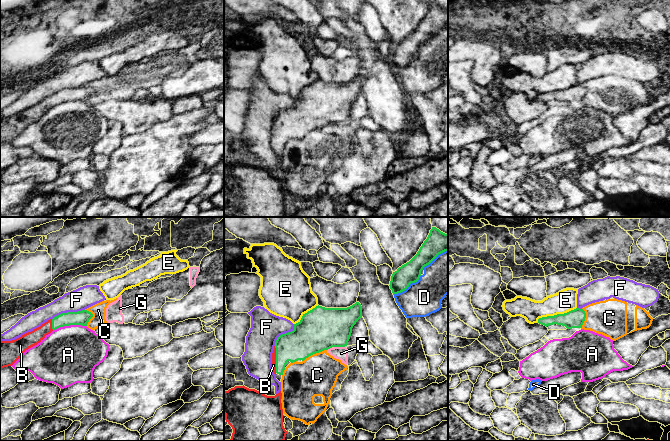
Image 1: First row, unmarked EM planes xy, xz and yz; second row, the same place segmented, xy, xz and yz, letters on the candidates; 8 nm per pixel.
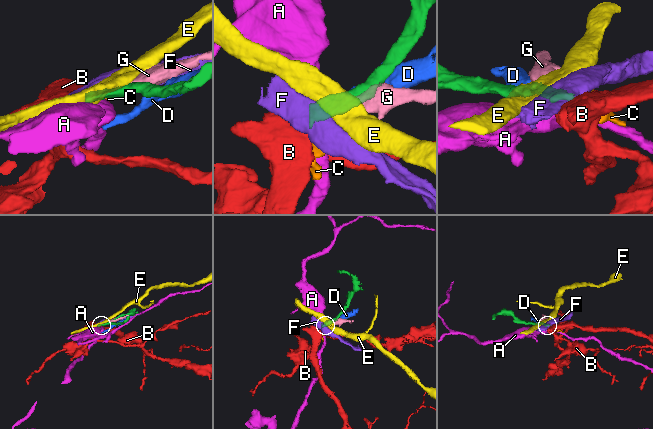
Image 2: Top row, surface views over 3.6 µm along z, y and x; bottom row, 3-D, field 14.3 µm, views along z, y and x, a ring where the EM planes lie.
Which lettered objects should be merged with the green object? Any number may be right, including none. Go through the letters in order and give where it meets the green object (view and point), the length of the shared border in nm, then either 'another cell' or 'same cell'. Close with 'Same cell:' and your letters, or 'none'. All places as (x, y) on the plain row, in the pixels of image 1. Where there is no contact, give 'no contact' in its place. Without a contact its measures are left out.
A: contact xy (69, 101); length 280 nm; another cell
B: contact xz (276, 135); length 220 nm; same cell
C: contact xz (314, 129); length 220 nm; another cell
D: contact xz (407, 63); length 280 nm; another cell
E: contact yz (557, 90); length 340 nm; another cell
F: contact xy (68, 88); length 280 nm; another cell
G: contact xz (339, 122); length 100 nm; another cell
Same cell: B

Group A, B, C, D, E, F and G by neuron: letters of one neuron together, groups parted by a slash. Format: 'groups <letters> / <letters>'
groups A / B / C G / D / E / F

